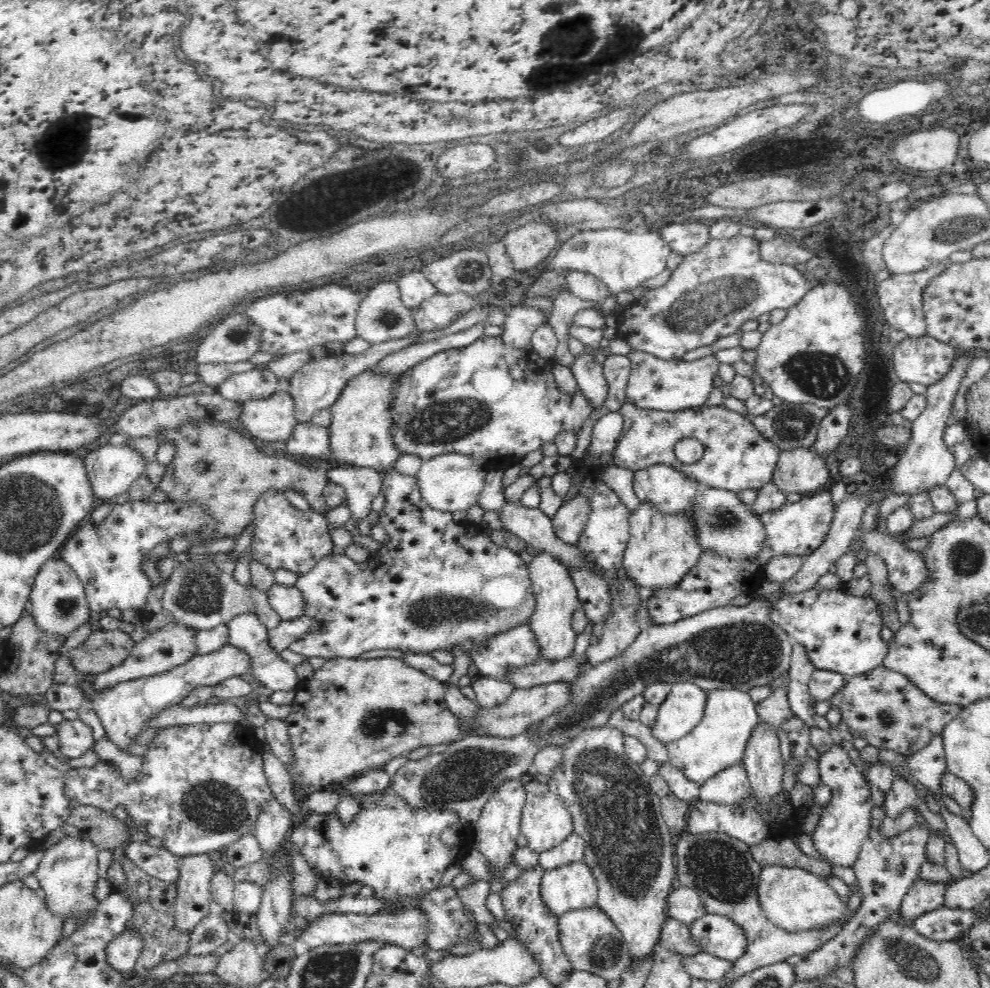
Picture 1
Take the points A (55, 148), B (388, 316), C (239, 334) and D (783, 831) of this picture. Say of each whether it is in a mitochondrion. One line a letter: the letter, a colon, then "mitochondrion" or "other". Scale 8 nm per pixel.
A: other
B: mitochondrion
C: mitochondrion
D: other

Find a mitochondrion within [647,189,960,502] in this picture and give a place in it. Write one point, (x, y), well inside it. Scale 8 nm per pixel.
(713, 302)

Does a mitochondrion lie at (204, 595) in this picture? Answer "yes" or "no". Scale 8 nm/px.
yes

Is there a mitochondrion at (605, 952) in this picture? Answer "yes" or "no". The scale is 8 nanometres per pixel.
yes

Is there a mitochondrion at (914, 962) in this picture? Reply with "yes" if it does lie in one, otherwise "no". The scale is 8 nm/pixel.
yes

